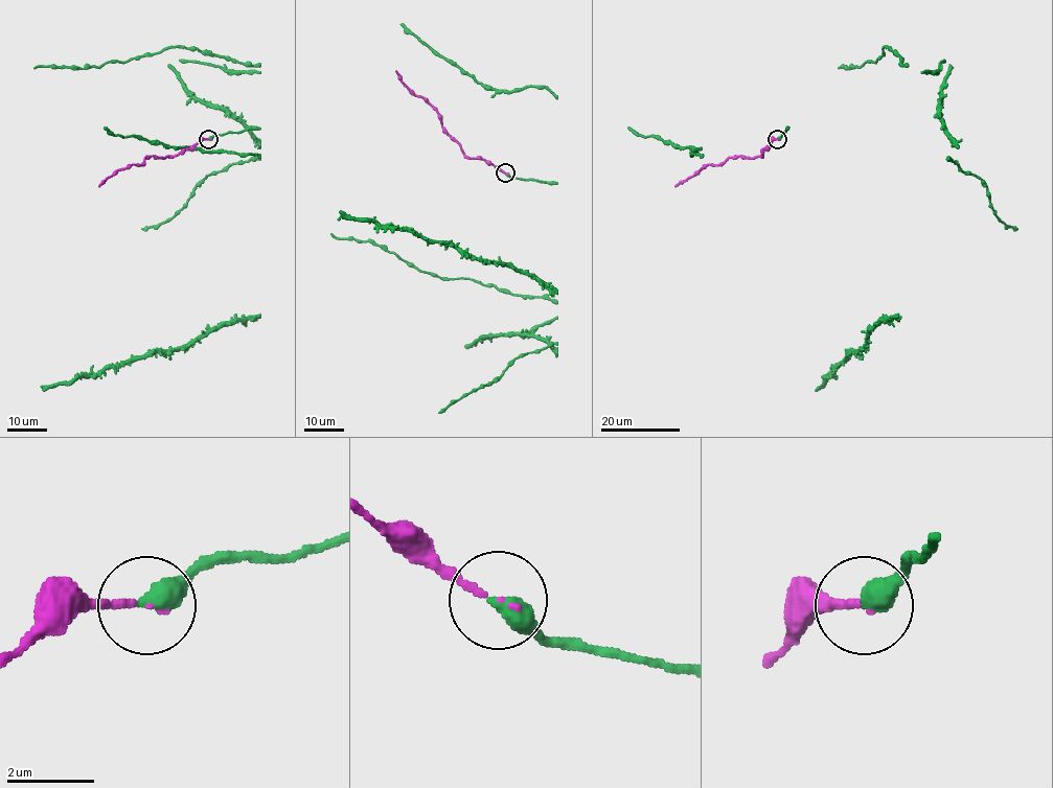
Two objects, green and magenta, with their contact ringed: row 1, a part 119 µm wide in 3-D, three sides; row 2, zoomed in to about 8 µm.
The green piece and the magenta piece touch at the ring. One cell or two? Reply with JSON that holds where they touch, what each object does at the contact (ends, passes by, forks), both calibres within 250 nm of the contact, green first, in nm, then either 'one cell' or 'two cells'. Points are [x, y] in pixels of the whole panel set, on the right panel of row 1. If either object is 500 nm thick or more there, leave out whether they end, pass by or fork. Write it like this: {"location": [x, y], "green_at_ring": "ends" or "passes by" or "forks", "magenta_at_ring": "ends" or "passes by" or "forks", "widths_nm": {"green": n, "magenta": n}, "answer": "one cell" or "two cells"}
{"location": [777, 139], "widths_nm": {"green": 500, "magenta": 150}, "answer": "one cell"}

